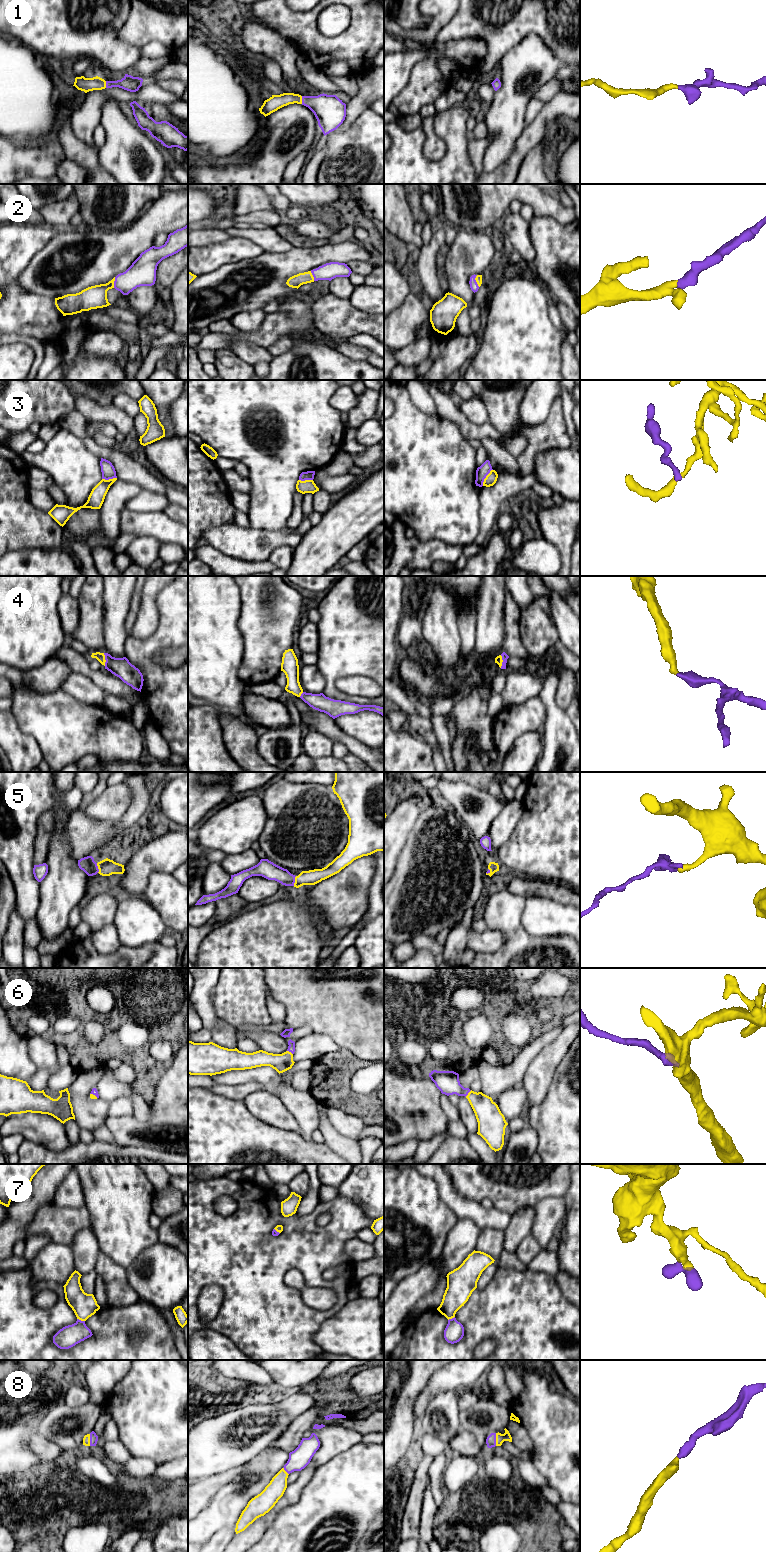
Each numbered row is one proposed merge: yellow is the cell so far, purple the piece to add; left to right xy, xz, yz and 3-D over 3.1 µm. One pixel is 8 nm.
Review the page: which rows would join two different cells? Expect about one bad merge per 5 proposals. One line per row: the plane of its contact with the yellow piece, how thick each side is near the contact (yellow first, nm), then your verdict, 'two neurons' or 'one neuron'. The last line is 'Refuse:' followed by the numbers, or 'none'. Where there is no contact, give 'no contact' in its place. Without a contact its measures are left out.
1: xz | 120/240 nm | one neuron
2: yz | 50/70 nm | one neuron
3: yz | 90/90 nm | two neurons
4: xy | 70/160 nm | one neuron
5: xy | 140/120 nm | one neuron
6: yz | 200/180 nm | one neuron
7: xy | 200/170 nm | one neuron
8: yz | 80/80 nm | one neuron
Refuse: 3

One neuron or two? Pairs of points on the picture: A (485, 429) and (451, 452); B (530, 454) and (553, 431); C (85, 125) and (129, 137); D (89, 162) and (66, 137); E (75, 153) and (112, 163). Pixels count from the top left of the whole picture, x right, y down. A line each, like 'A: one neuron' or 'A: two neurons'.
A: two neurons
B: one neuron
C: two neurons
D: one neuron
E: two neurons

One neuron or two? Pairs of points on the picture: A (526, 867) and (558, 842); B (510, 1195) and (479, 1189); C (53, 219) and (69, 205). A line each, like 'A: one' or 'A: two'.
A: one
B: one
C: one

